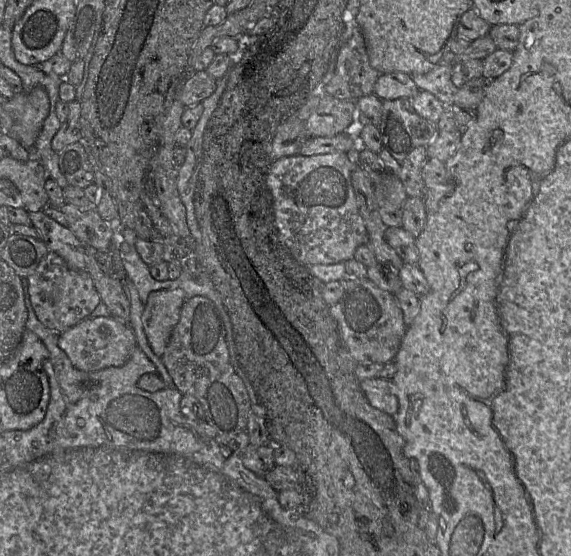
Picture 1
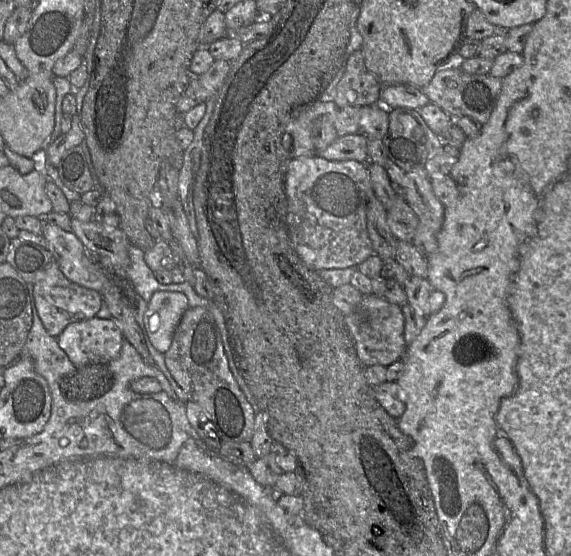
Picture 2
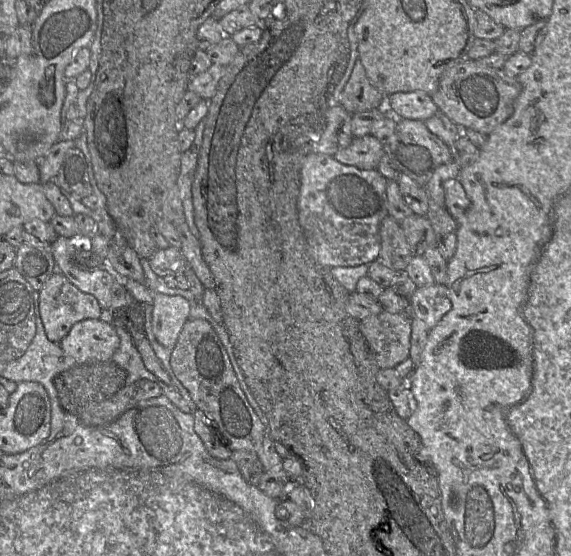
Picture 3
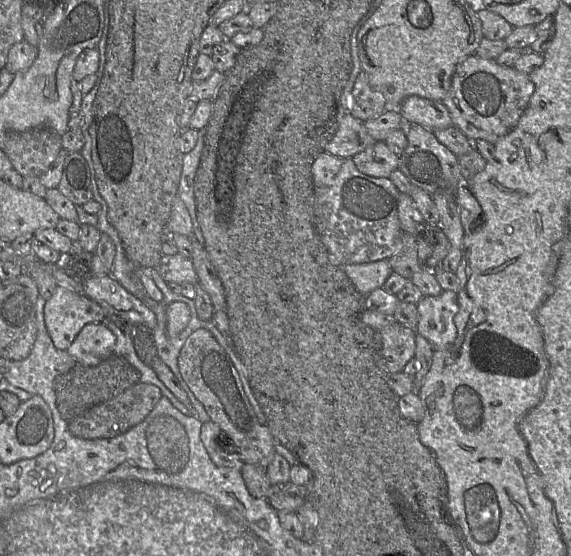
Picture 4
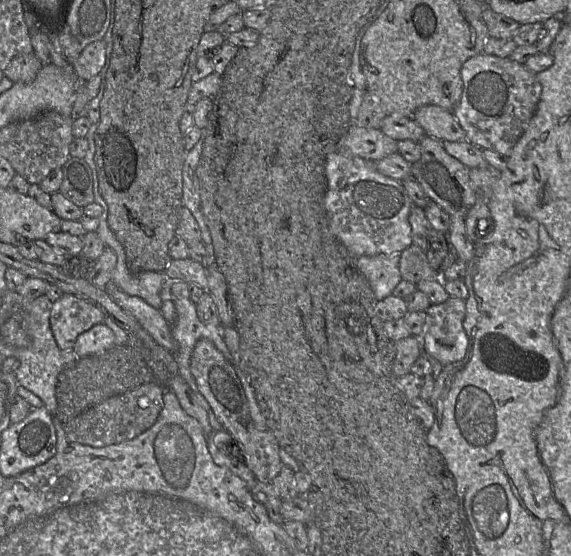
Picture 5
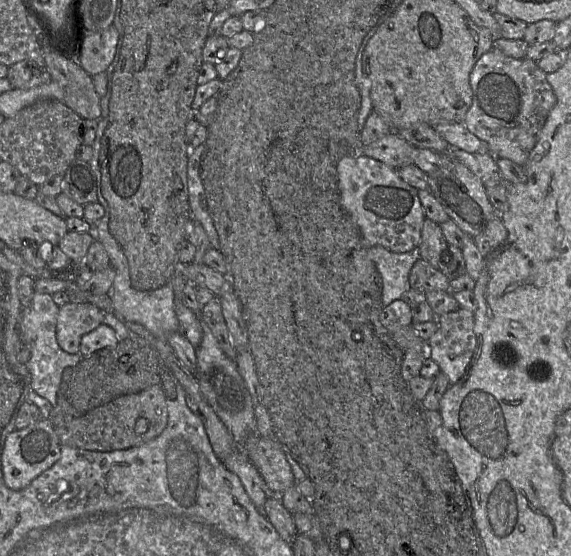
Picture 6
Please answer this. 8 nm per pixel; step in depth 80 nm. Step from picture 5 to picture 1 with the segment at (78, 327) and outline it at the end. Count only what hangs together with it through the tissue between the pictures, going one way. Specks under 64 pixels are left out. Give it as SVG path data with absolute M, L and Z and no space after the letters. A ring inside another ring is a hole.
M52 251L42 259L27 281L30 302L37 318L45 327L59 333L88 319L102 301L87 271L69 268L66 262Z

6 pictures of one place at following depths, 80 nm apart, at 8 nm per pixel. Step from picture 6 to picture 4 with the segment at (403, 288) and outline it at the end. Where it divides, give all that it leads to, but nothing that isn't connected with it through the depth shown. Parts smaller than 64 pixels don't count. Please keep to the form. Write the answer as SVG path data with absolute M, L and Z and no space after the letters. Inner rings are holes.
M387 259L343 266L356 289L364 296L377 288L382 288L387 278L393 273Z

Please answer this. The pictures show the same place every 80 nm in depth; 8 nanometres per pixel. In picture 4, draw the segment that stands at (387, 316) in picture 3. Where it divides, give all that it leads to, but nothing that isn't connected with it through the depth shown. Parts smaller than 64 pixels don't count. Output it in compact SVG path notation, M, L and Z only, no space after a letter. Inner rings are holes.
M396 322L379 331L382 339L384 368L390 373L402 372L416 351L416 330Z

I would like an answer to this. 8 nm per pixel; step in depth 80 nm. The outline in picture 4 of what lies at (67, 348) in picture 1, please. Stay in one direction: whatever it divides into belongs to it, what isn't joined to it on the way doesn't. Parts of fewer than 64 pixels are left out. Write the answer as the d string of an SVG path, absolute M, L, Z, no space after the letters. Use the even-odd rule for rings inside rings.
M102 323L85 325L66 350L77 363L97 365L114 354L116 336Z

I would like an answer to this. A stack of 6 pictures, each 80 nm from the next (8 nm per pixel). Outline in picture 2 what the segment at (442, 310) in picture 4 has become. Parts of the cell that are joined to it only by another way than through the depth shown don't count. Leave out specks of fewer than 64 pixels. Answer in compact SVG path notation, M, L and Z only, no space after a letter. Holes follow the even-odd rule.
M411 276L404 290L408 303L426 318L438 312L445 303L445 295L435 289L426 278Z

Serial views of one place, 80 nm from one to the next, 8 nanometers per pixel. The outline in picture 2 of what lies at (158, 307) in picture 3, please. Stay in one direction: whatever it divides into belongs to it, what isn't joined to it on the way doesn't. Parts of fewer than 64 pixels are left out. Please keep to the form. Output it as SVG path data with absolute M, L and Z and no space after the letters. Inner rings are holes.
M157 291L148 302L144 325L153 346L165 354L174 333L189 308L188 298L181 292Z

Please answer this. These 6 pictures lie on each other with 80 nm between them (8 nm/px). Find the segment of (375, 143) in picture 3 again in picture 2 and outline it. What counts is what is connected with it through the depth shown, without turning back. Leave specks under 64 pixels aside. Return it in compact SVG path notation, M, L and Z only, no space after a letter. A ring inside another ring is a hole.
M363 133L338 137L325 150L320 152L318 156L331 161L356 160L367 165L369 161L367 137Z

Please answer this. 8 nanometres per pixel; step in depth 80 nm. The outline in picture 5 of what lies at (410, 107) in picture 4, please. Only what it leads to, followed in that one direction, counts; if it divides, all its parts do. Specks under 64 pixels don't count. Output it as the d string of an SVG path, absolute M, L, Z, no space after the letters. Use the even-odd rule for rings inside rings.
M437 105L419 107L412 115L427 135L435 139L451 142L468 140L466 132L454 117L453 113Z

